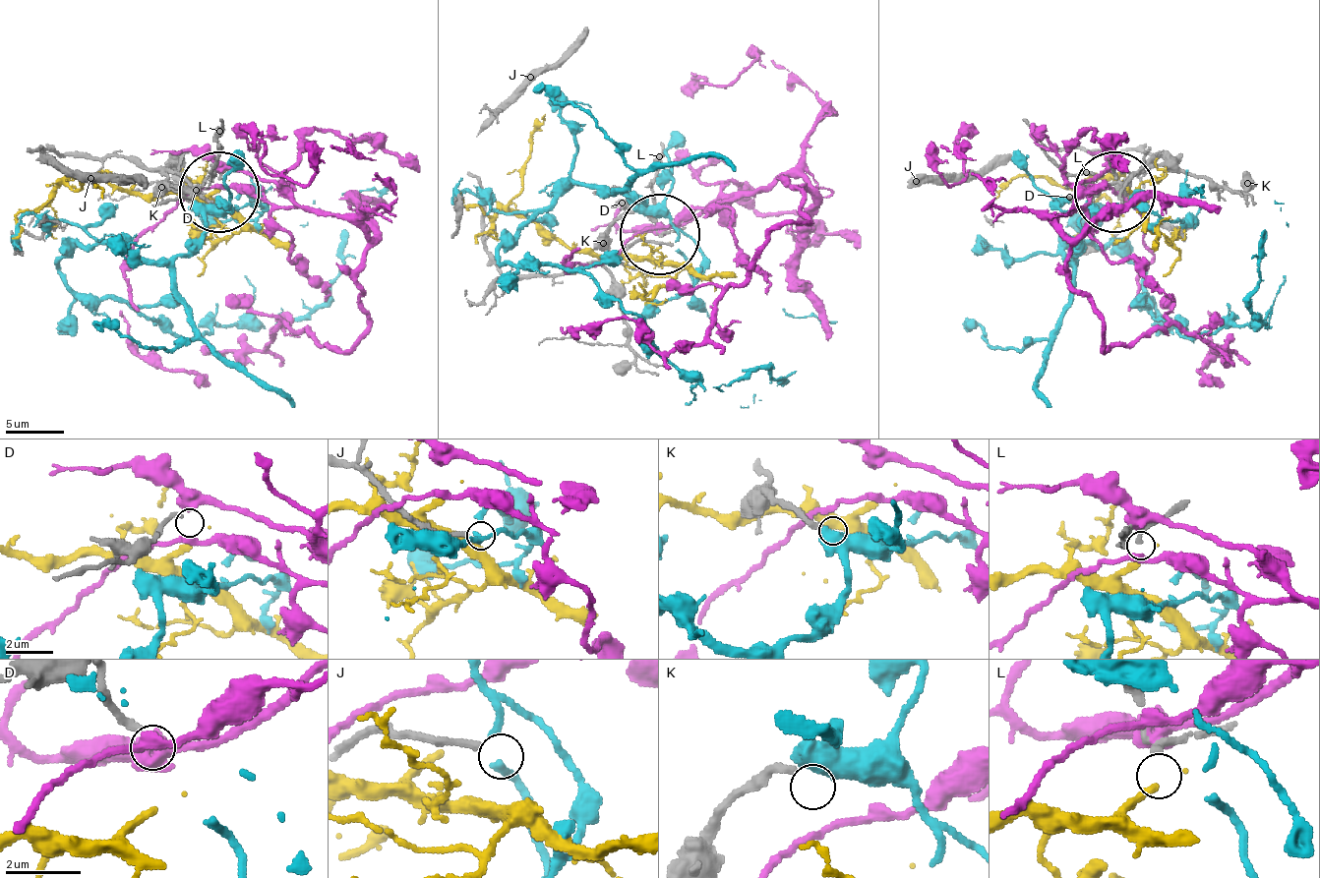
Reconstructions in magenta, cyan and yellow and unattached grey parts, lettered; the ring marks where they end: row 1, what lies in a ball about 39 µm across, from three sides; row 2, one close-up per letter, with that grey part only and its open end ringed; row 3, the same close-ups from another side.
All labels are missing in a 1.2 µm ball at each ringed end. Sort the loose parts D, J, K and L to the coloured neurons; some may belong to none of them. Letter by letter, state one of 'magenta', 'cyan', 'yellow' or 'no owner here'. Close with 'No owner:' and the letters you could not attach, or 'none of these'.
D: magenta
J: no owner here
K: cyan
L: yellow
No owner: J

